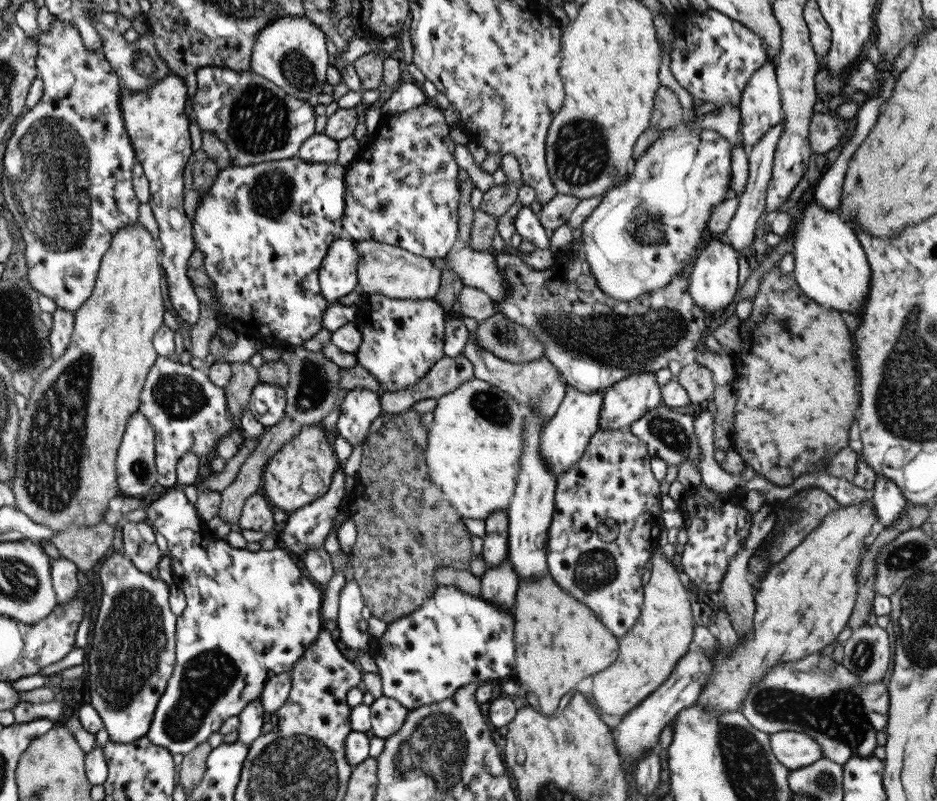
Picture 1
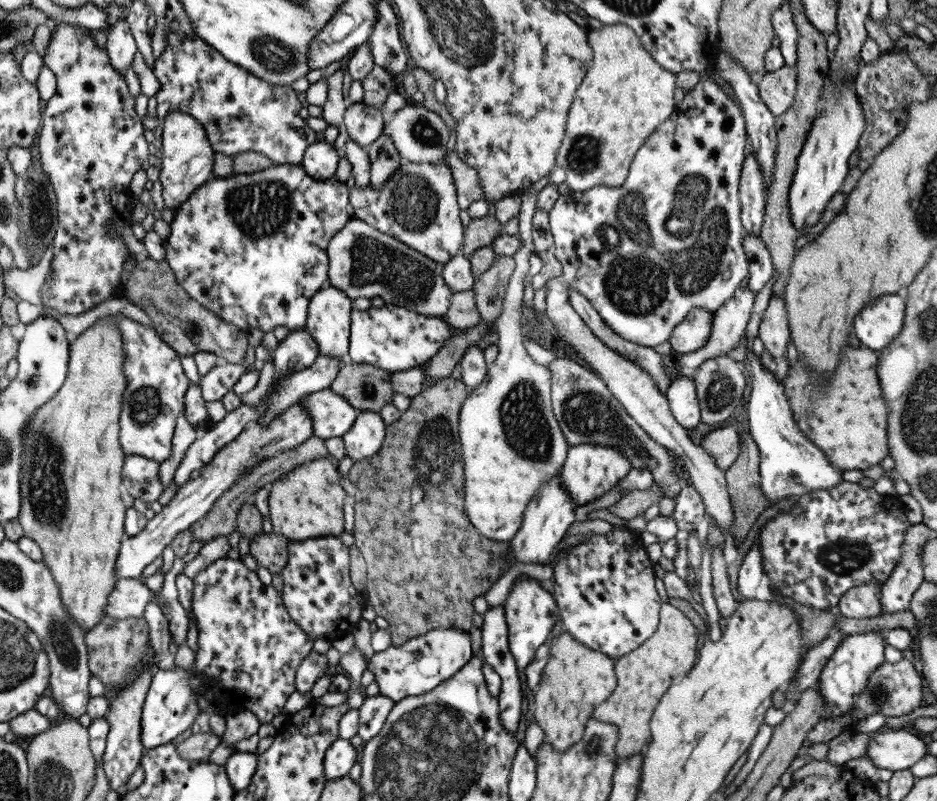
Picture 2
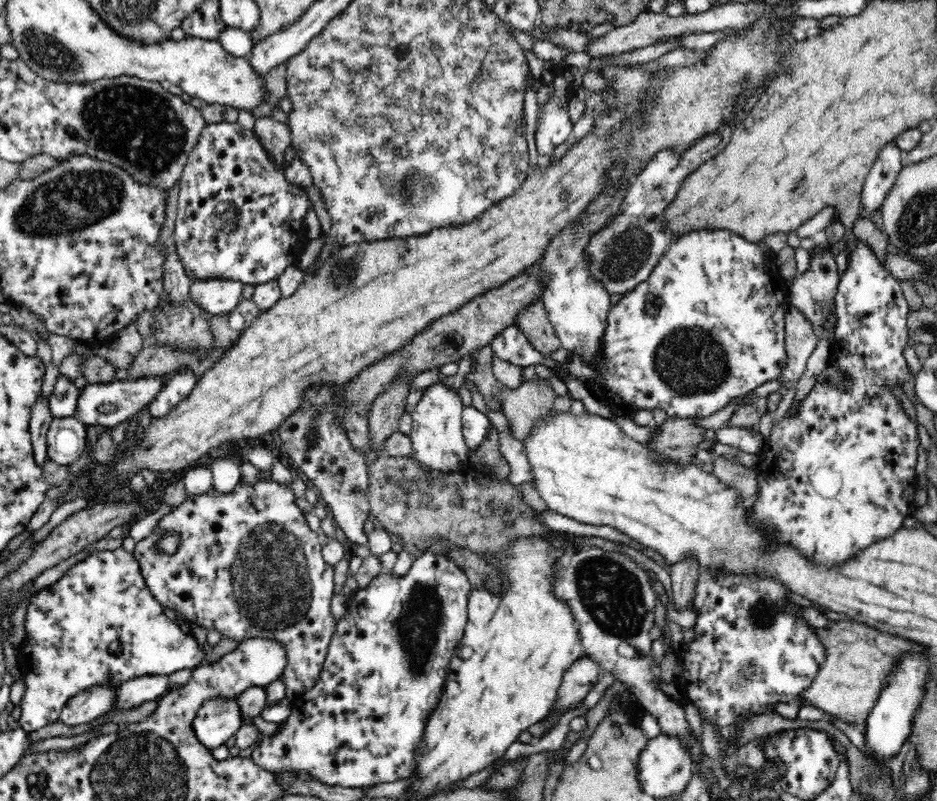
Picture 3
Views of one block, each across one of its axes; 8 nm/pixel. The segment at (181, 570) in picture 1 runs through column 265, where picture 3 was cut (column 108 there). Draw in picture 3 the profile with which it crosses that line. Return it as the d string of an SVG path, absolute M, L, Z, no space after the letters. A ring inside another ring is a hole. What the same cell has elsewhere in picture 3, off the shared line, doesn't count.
M116 548L116 550L102 550L102 552L95 552L91 554L87 559L76 563L71 566L69 570L58 580L54 582L52 586L46 586L42 590L38 590L36 594L30 597L30 603L26 608L26 621L25 621L25 639L17 650L17 668L19 668L22 677L25 681L25 693L19 702L21 708L21 717L19 718L19 724L22 730L27 733L36 732L48 724L57 721L61 710L68 704L68 701L72 700L76 694L82 692L82 690L88 690L88 688L94 688L94 686L120 686L127 680L132 680L136 676L169 676L178 672L178 670L190 668L194 669L200 664L205 664L206 658L208 658L209 648L203 648L198 645L195 636L190 633L184 633L182 629L176 624L176 622L170 620L168 616L162 610L162 605L156 600L156 597L152 597L154 594L147 588L143 575L140 570L140 563L130 552L126 552L124 548Z

